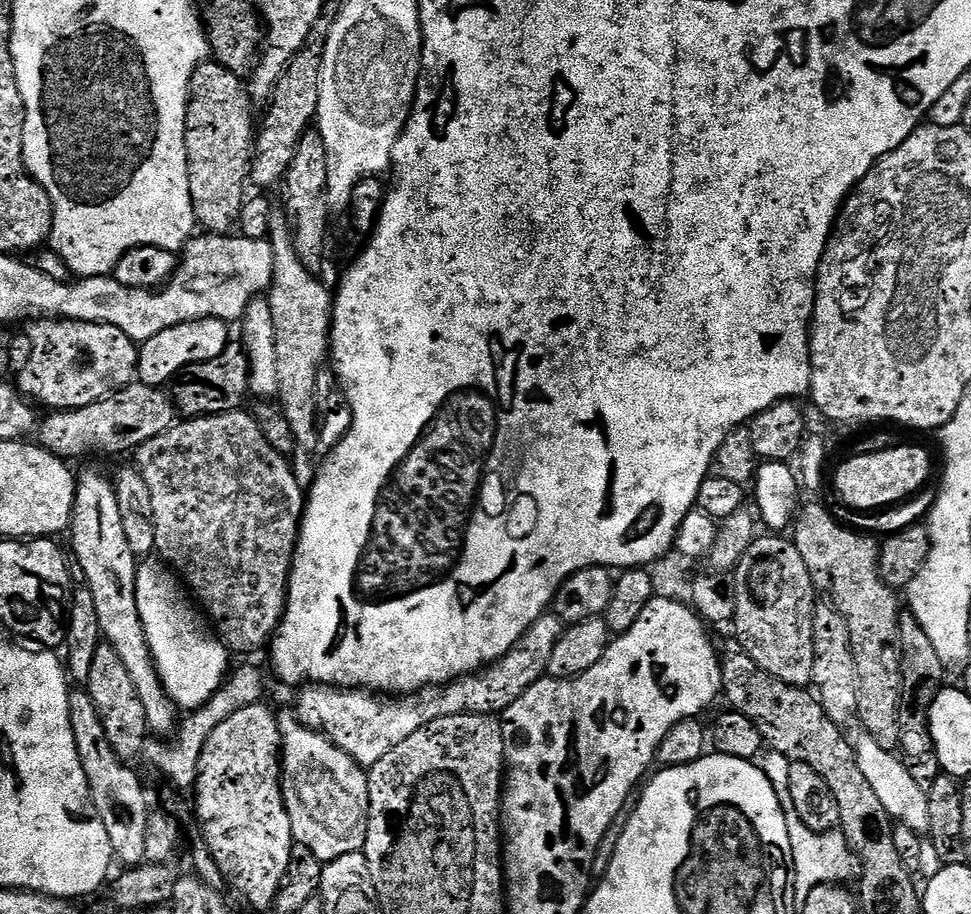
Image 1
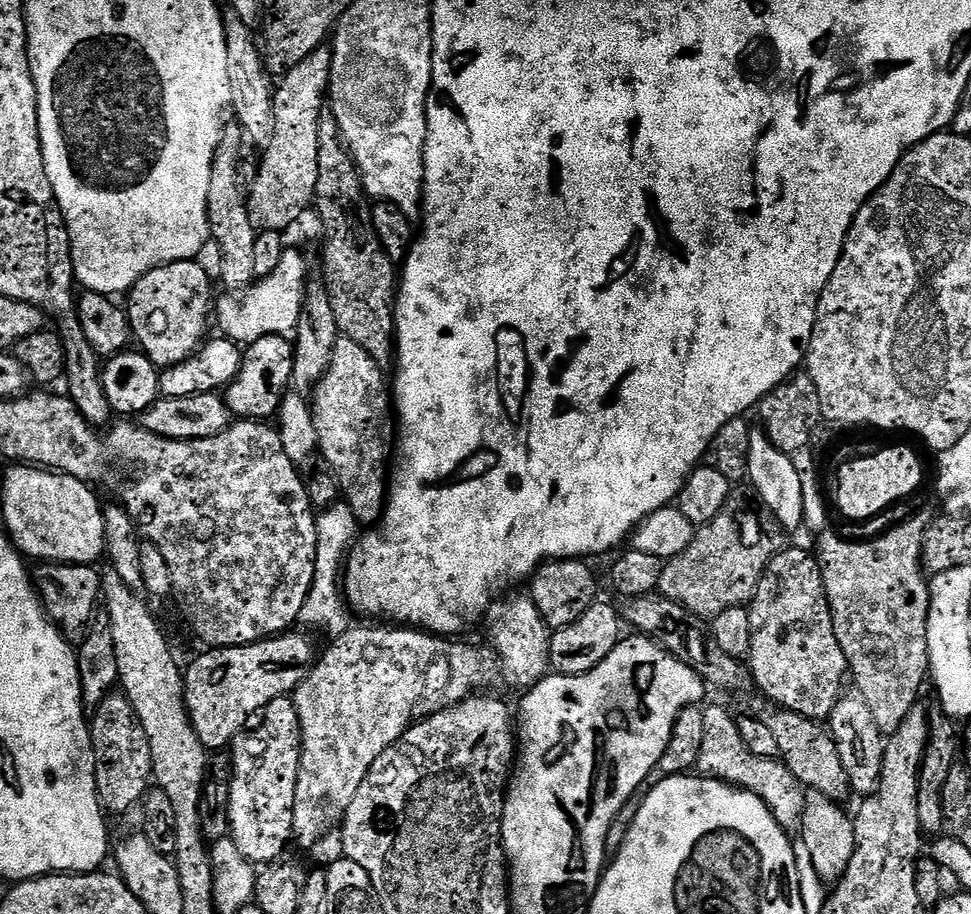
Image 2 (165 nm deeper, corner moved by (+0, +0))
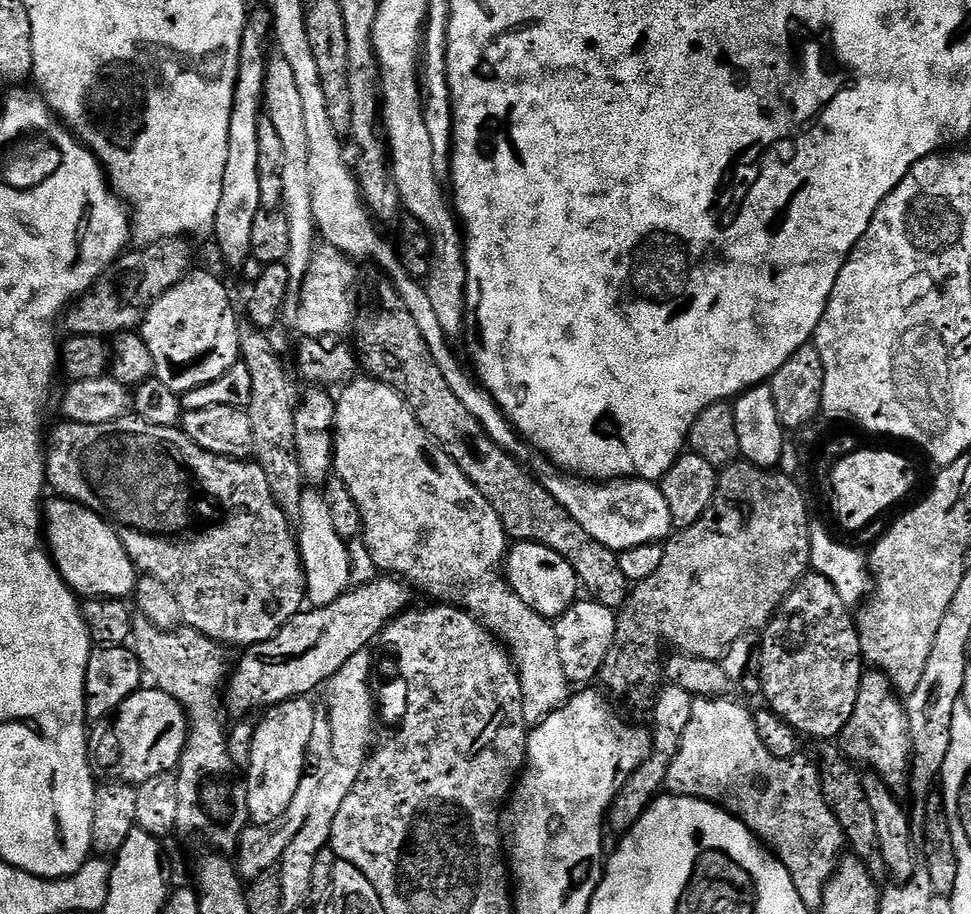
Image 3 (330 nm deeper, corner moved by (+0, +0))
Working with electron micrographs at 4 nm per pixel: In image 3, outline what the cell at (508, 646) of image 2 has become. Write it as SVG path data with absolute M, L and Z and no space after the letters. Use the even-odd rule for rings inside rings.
M353 378L349 380L347 384L339 389L340 396L338 392L335 397L336 445L334 446L334 454L336 455L336 463L334 465L334 476L335 479L343 482L346 490L350 490L350 498L354 498L354 502L358 506L358 514L362 518L362 539L368 547L370 557L381 573L391 574L393 577L407 582L413 589L421 588L428 596L441 596L444 599L441 601L459 602L501 644L507 646L510 649L512 663L516 666L516 673L520 675L522 714L524 715L525 725L535 726L541 724L550 713L558 710L566 703L570 695L570 685L566 674L562 670L562 658L558 658L558 638L556 637L553 621L546 620L534 610L530 610L530 606L526 606L526 602L522 602L522 598L518 598L518 594L514 592L507 579L502 575L502 565L505 563L510 547L510 537L508 531L502 526L502 518L498 518L497 512L494 511L494 506L490 506L490 502L486 502L486 498L476 489L474 482L470 482L470 478L466 478L466 474L462 474L462 470L458 470L454 458L450 458L450 454L446 454L446 450L442 450L438 445L432 443L432 439L426 434L426 430L422 430L418 418L414 418L410 406L406 406L406 402L402 402L402 398L394 389L383 384L381 380L360 379Z

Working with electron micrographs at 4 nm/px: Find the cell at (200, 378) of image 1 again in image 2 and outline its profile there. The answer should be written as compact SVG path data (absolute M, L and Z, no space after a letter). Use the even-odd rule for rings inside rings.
M287 335L258 338L243 349L240 369L222 392L233 417L268 422L279 413L280 401L292 383L293 351L293 341Z

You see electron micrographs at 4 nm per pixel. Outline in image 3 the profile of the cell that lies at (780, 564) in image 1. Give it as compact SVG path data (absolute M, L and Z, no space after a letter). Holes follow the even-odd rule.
M809 570L794 586L794 590L790 590L790 594L782 602L782 606L776 611L768 627L763 629L762 632L760 642L760 692L762 696L768 699L765 700L767 707L779 714L794 731L800 733L801 737L813 736L816 740L828 740L824 742L835 741L846 726L846 722L850 722L850 714L854 714L854 706L858 702L860 679L864 677L865 671L866 665L860 655L860 635L856 633L854 616L850 611L850 606L846 602L842 602L838 590L834 590L834 586L826 577L814 570Z

